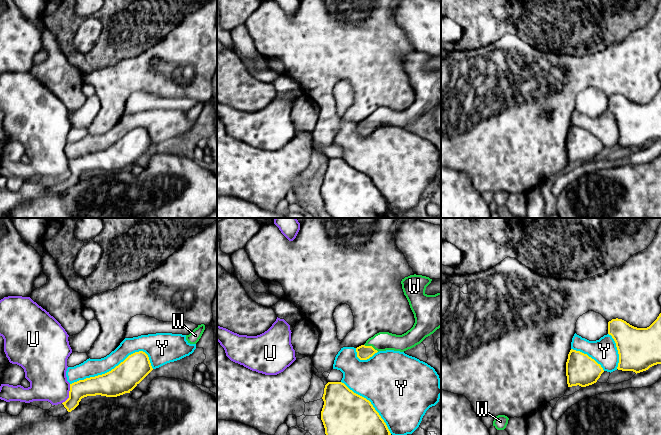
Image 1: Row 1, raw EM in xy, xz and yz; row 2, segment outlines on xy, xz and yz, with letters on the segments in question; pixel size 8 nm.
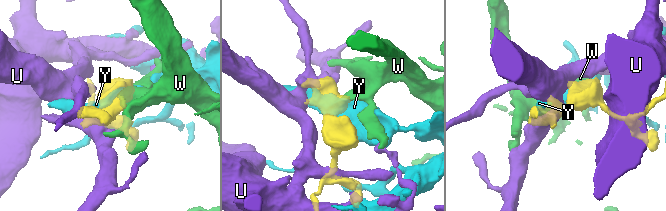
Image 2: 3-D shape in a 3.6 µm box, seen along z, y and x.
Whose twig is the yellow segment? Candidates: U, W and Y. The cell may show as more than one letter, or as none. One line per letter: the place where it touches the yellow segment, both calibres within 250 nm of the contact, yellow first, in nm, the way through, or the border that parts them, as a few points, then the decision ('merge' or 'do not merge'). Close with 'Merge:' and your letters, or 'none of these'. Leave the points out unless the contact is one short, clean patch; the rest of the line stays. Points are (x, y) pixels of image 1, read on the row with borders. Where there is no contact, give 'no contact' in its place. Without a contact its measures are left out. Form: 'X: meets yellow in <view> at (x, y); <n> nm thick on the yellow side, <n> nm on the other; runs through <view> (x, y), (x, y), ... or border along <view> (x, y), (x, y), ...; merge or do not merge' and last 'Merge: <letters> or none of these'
U: meets yellow in xy at (69, 394); 160 nm thick on the yellow side, 300 nm on the other; do not merge
W: meets yellow in xz at (371, 346); 110 nm thick on the yellow side, 160 nm on the other; runs through xz (364, 352), (371, 346), (382, 341); merge
Y: meets yellow in xy at (116, 366); 220 nm thick on the yellow side, 140 nm on the other; do not merge
Merge: W

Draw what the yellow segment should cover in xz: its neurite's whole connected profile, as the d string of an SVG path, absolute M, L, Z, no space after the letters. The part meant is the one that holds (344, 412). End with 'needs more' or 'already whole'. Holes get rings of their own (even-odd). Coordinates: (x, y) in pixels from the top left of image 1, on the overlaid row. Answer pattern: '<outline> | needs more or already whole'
M328 382L322 397L321 420L326 435L391 435L386 423L366 398L354 393L342 382Z | already whole

